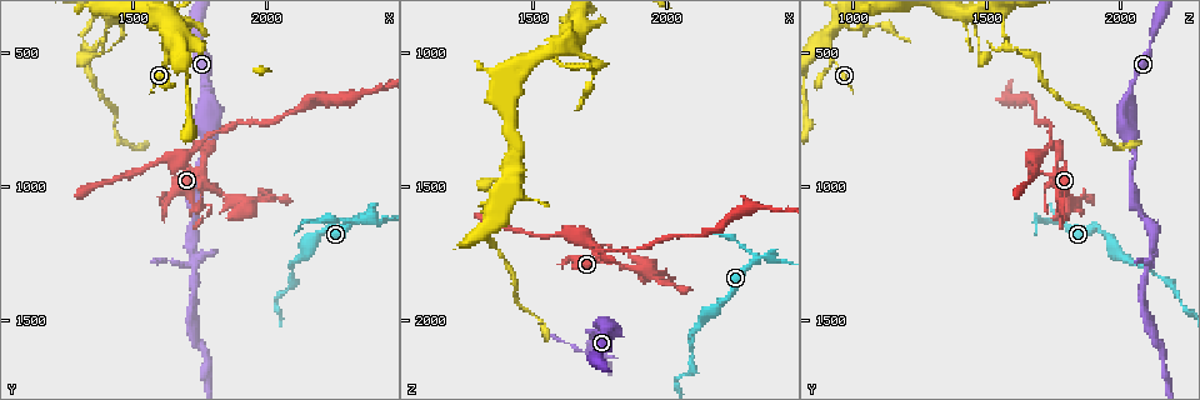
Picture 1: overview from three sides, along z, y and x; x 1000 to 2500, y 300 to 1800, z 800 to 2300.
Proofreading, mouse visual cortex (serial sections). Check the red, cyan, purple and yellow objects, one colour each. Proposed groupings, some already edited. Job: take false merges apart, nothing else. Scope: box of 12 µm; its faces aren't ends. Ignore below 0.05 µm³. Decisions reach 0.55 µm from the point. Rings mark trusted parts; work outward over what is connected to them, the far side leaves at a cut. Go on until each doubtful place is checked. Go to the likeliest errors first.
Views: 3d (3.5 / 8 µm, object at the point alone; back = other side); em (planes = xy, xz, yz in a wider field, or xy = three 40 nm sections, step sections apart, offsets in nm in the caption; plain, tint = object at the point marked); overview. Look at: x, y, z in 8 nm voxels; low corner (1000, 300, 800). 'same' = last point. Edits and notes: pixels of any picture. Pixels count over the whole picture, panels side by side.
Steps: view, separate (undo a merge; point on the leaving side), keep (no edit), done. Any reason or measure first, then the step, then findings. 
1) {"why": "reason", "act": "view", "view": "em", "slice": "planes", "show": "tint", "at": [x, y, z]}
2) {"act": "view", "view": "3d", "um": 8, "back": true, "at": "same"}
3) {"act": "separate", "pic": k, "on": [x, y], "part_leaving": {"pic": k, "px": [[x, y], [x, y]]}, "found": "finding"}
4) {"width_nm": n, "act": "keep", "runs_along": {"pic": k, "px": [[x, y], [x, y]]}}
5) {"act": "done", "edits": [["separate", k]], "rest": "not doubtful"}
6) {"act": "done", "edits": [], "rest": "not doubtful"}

{"act": "view", "view": "3d", "um": 3.5, "at": [1680, 910, 1670]}

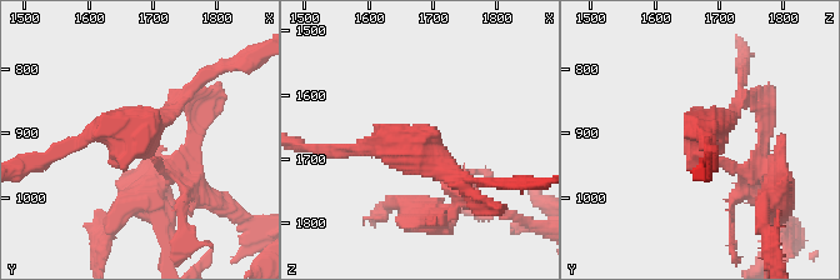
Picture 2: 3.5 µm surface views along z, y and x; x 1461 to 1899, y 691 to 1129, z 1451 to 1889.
{"act": "view", "view": "em", "slice": "xy", "step": 3, "show": "tint", "at": [1670, 900, 1675]}

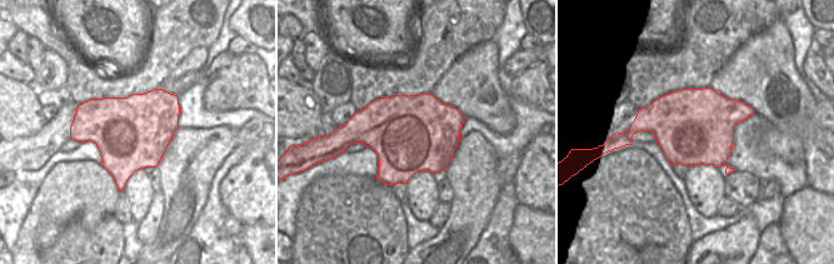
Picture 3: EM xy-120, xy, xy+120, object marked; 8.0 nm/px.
{"act": "keep", "runs_along": {"pic": 2, "px": [[455, 195], [420, 144], [335, 150]]}, "found": "all the same cell"}

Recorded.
{"why": "calibre changes", "act": "view", "view": "3d", "um": 3.5, "at": [2360, 1130, 1770]}

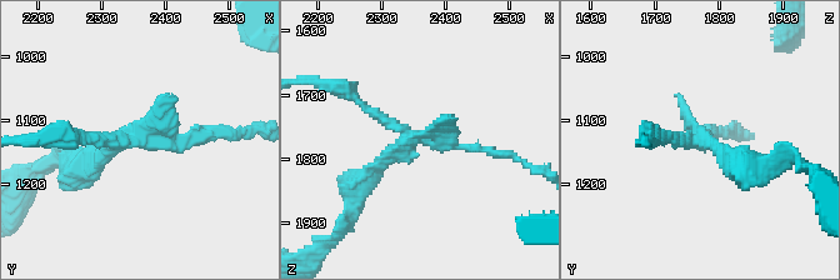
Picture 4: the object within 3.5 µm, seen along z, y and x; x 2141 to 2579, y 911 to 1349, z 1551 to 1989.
{"why": "shape alone is not enough", "act": "view", "view": "em", "slice": "xy", "step": 5, "show": "tint", "at": [2350, 1125, 1770]}

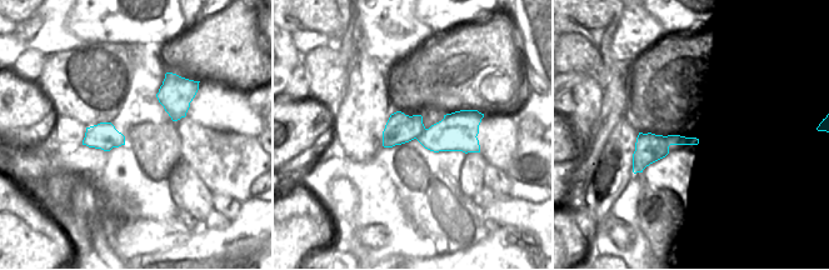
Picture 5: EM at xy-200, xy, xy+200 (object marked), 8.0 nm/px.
{"act": "view", "view": "em", "slice": "xy", "step": 3, "show": "tint", "at": "same"}

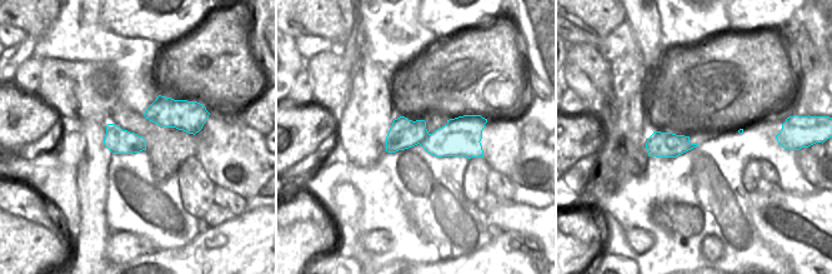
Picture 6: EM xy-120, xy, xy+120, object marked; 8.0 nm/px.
{"act": "separate", "pic": 4, "on": [219, 129], "part_leaving": {"pic": 4, "px": [[124, 140], [35, 140]]}, "found": "two cells meet here"}

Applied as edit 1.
{"act": "view", "view": "overview"}

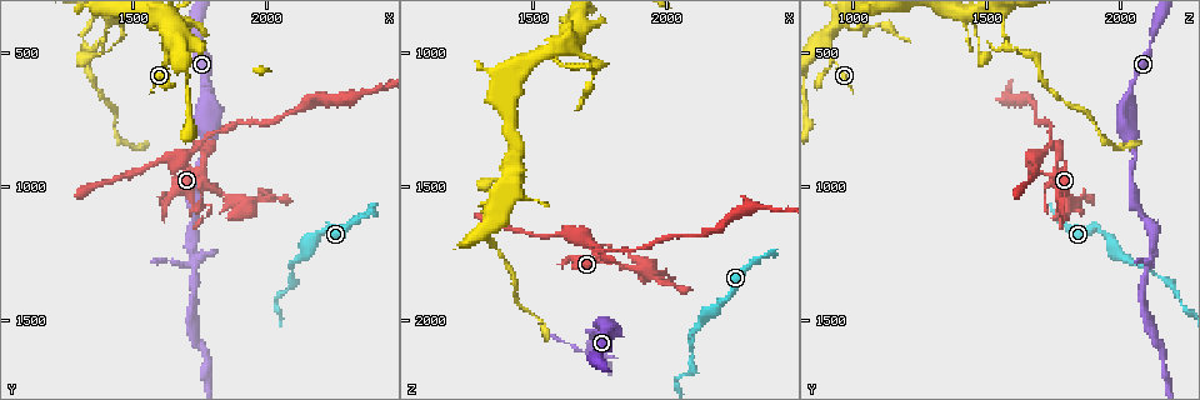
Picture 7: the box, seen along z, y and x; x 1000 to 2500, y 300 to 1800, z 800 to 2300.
{"why": "narrows sharply", "act": "view", "view": "3d", "um": 8, "at": [1720, 1270, 2120]}

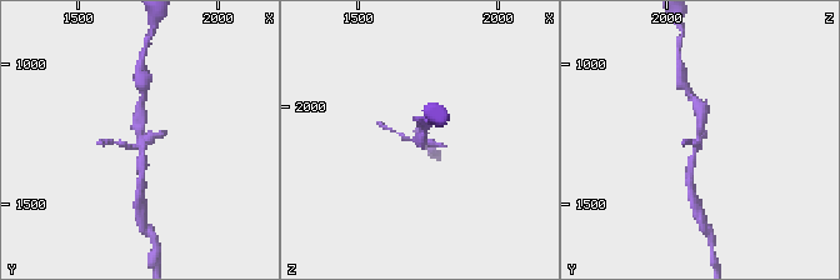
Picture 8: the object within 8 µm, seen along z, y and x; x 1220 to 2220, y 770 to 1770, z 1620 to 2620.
{"why": "closer look", "act": "view", "view": "3d", "um": 3.5, "back": true, "at": [1730, 1280, 2120]}

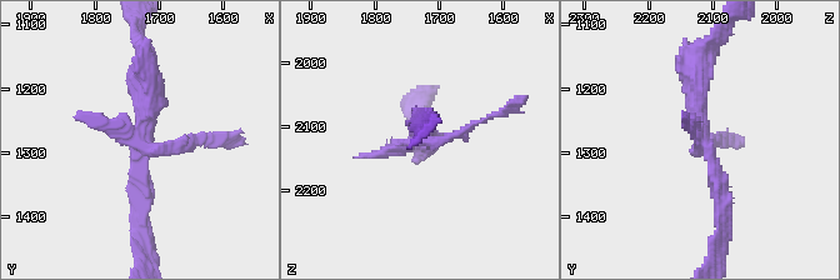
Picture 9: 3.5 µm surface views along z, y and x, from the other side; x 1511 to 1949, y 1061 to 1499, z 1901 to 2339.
{"why": "shape alone is not enough", "act": "view", "view": "em", "slice": "planes", "show": "tint", "at": [1725, 1265, 2120]}

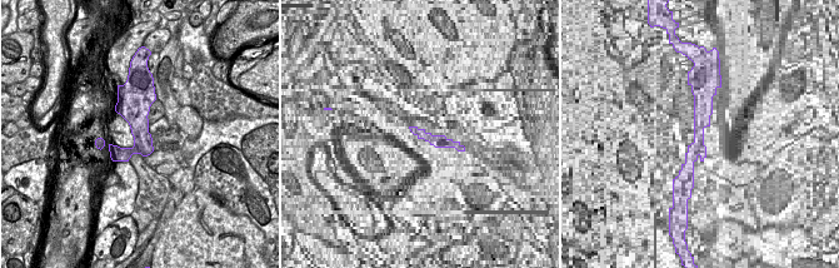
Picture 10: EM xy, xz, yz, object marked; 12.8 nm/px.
{"width_nm": 280, "act": "keep", "runs_along": {"pic": 9, "px": [[701, 48], [698, 118], [720, 213]]}, "found": "one cell here"}

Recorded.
{"why": "sharp bend", "act": "view", "view": "em", "slice": "xy", "step": 3, "show": "tint", "at": [1760, 830, 1740]}

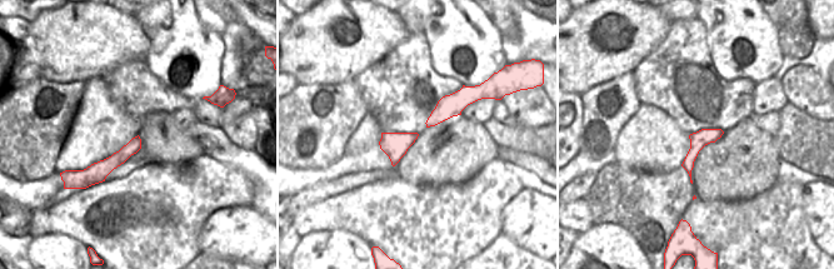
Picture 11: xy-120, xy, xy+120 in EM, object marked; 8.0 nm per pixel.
{"why": "wider look", "act": "view", "view": "3d", "um": 3.5, "at": "same"}

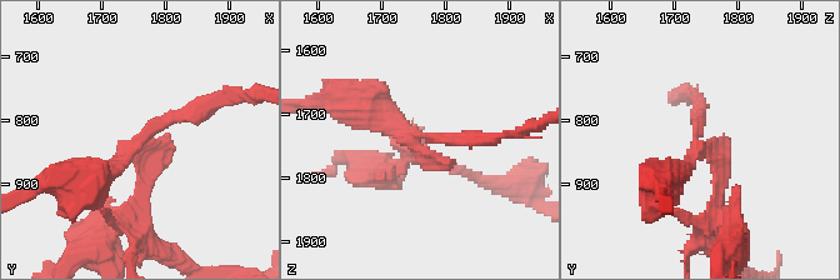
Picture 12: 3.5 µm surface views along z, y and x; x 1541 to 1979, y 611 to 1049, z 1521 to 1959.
{"arm_widths_nm": [150, 150], "act": "keep", "runs_along": {"pic": 12, "px": [[139, 205], [135, 144], [211, 101]]}, "found": "one cell here"}

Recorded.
{"act": "done", "edits": [["separate", 4]], "rest": "not doubtful"}

